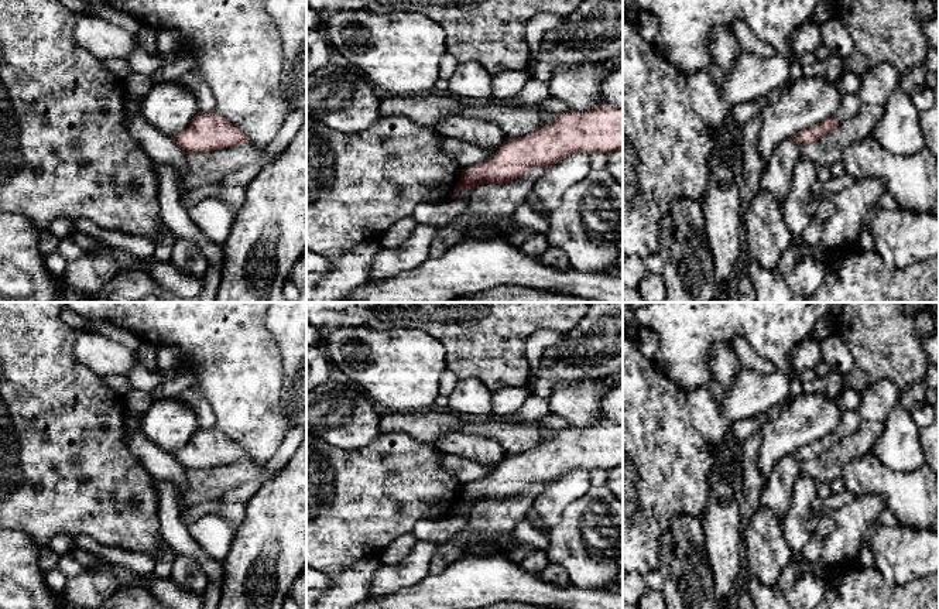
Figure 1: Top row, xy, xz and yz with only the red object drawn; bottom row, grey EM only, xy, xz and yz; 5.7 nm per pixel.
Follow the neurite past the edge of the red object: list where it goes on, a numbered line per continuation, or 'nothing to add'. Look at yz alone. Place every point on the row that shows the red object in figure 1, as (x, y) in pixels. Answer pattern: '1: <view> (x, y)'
1: yz (850, 105)

